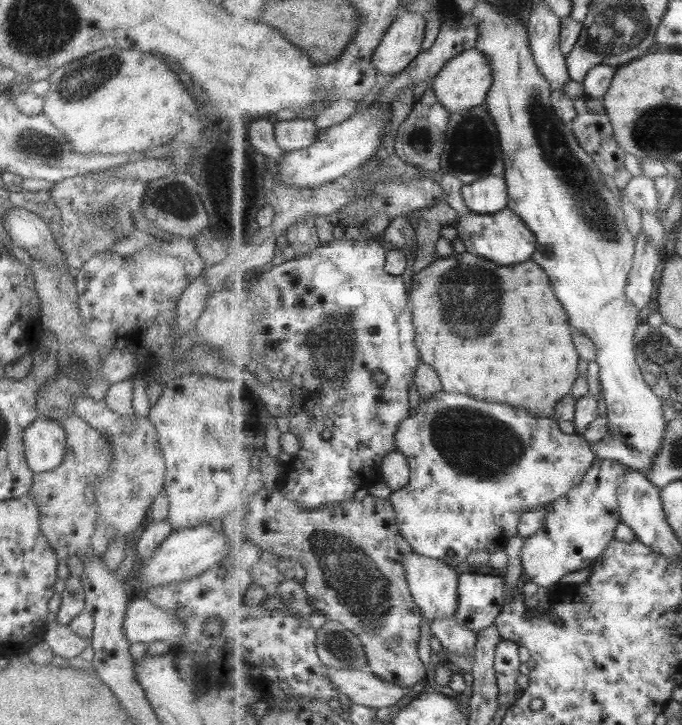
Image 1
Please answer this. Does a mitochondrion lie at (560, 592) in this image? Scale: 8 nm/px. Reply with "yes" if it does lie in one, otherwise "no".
no

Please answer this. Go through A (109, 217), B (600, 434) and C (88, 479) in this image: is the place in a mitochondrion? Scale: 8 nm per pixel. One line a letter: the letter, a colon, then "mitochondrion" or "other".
A: mitochondrion
B: other
C: other

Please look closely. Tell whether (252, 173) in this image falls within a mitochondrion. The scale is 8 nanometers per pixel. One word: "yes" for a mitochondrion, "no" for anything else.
no

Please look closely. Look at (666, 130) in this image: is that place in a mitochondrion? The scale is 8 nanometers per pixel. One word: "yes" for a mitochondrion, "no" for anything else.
yes

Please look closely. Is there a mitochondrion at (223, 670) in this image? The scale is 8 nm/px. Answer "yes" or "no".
no

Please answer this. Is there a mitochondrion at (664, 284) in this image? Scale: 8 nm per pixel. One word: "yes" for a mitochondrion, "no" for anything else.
no

